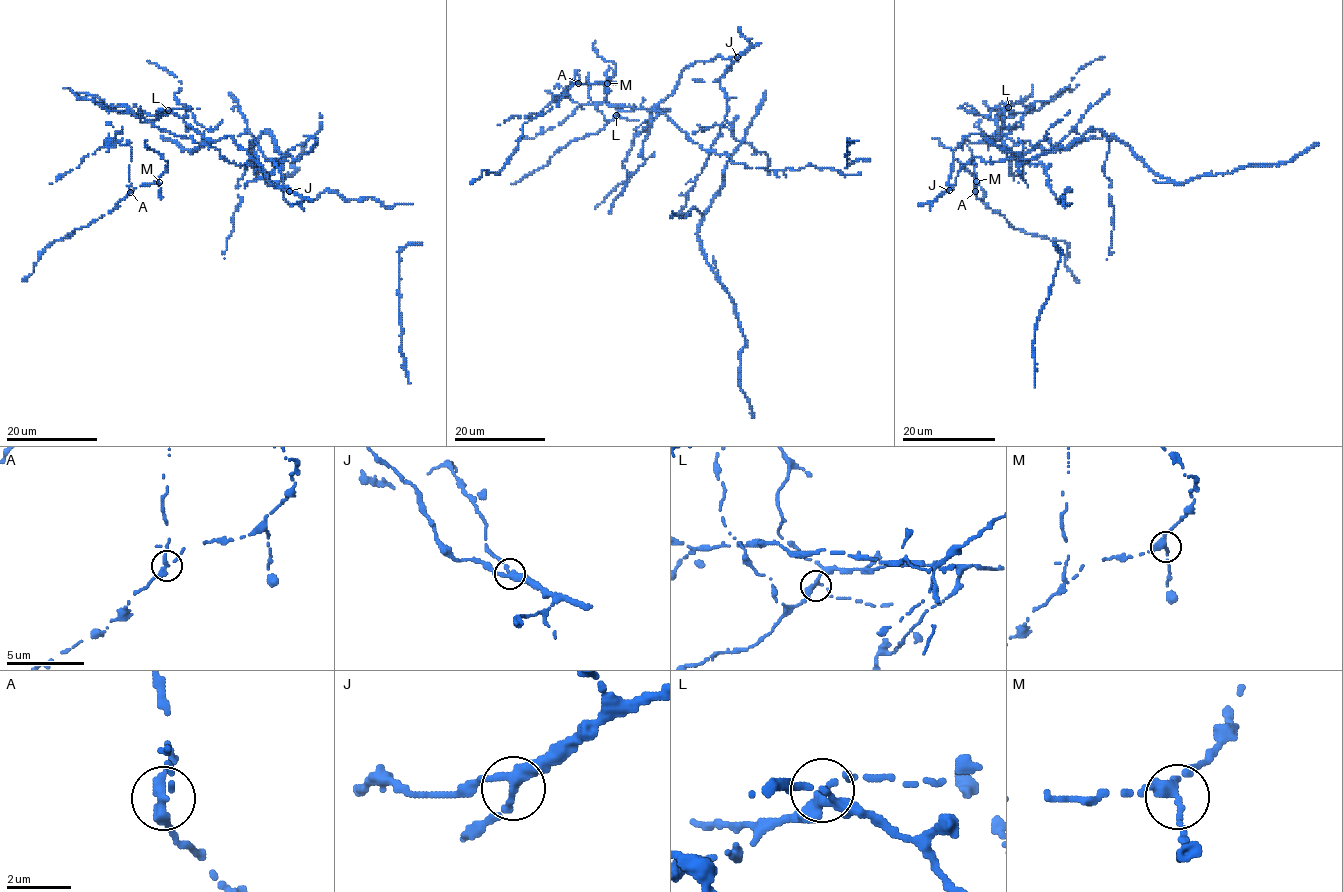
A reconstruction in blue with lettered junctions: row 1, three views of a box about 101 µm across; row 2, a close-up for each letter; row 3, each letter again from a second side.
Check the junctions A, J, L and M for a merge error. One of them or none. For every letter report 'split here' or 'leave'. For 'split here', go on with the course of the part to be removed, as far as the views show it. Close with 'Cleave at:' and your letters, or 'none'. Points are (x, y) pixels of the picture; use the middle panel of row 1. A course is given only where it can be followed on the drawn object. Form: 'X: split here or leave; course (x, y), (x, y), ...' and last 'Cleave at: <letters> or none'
A: split here; course (577, 83), (580, 74), (575, 74), (565, 97), (554, 99), (540, 112), (512, 116), (497, 124)
J: leave
L: leave
M: leave
Cleave at: A

